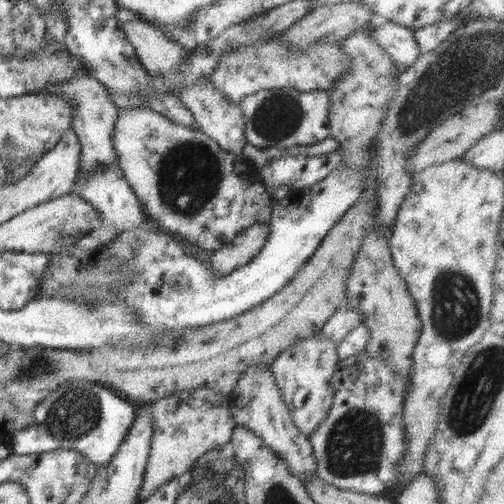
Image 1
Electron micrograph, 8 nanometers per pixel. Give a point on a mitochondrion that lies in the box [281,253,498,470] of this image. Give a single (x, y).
(456, 304)

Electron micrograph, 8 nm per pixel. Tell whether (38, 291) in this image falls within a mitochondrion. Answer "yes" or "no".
no

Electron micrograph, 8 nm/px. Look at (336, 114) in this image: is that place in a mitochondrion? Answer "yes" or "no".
no

